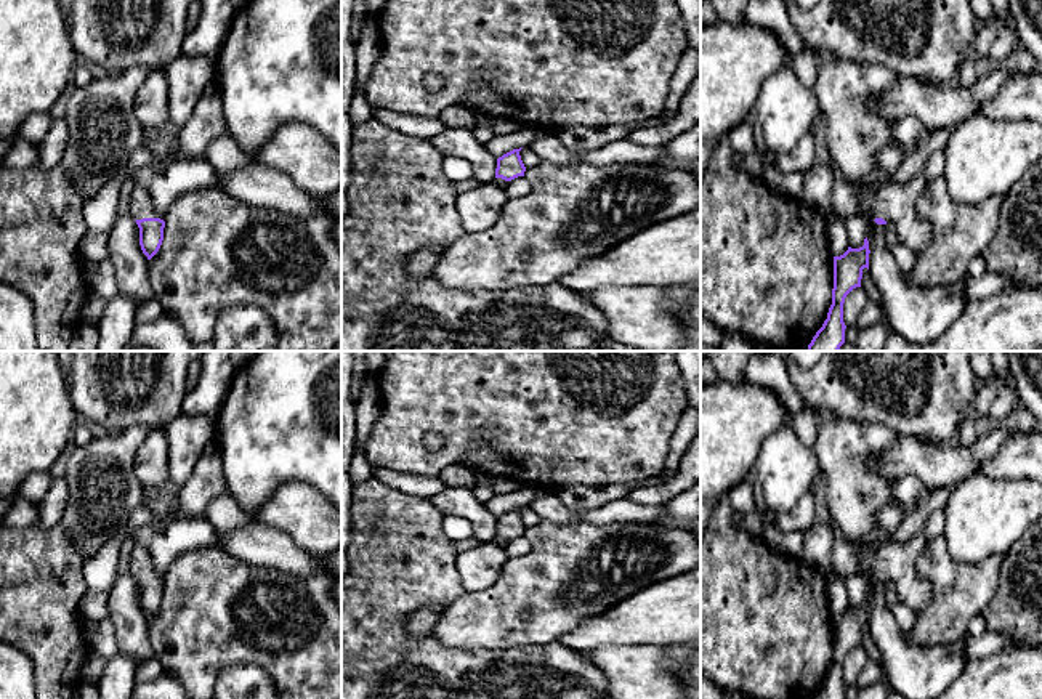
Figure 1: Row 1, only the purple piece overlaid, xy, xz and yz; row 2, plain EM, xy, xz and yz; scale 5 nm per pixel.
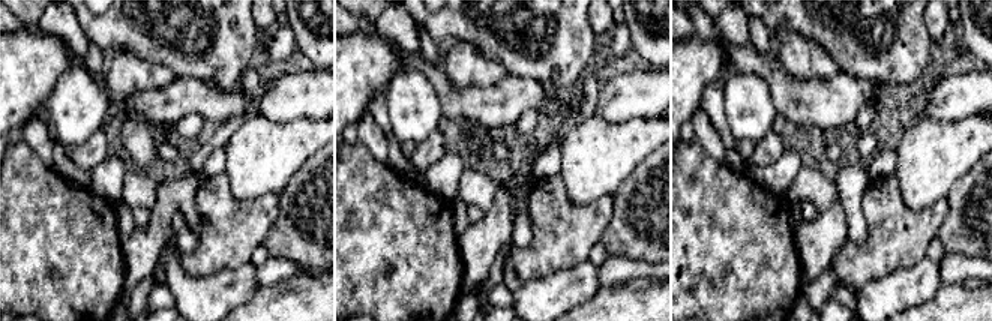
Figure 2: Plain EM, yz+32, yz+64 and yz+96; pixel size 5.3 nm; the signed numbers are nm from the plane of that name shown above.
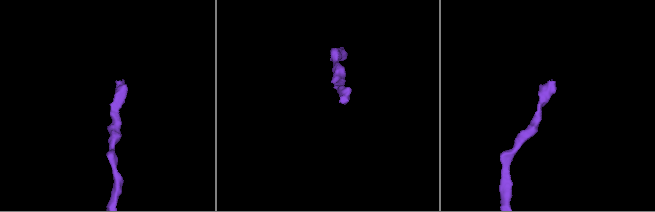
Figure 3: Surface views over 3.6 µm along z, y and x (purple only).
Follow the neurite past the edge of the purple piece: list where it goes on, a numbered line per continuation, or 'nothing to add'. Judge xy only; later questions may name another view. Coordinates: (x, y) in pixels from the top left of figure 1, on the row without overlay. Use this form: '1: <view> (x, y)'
1: xy (140, 561)

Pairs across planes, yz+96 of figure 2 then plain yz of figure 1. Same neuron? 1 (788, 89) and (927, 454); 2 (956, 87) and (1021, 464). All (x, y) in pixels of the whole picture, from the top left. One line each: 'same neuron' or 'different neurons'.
1: same neuron
2: same neuron

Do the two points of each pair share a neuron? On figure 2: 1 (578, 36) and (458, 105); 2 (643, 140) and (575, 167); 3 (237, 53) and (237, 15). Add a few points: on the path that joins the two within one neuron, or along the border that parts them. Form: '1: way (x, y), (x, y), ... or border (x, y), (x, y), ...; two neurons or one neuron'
1: border (508, 72), (517, 77), (535, 78), (544, 87); two neurons
2: way (626, 144), (601, 155), (592, 164); one neuron
3: way (237, 44), (237, 24); one neuron

